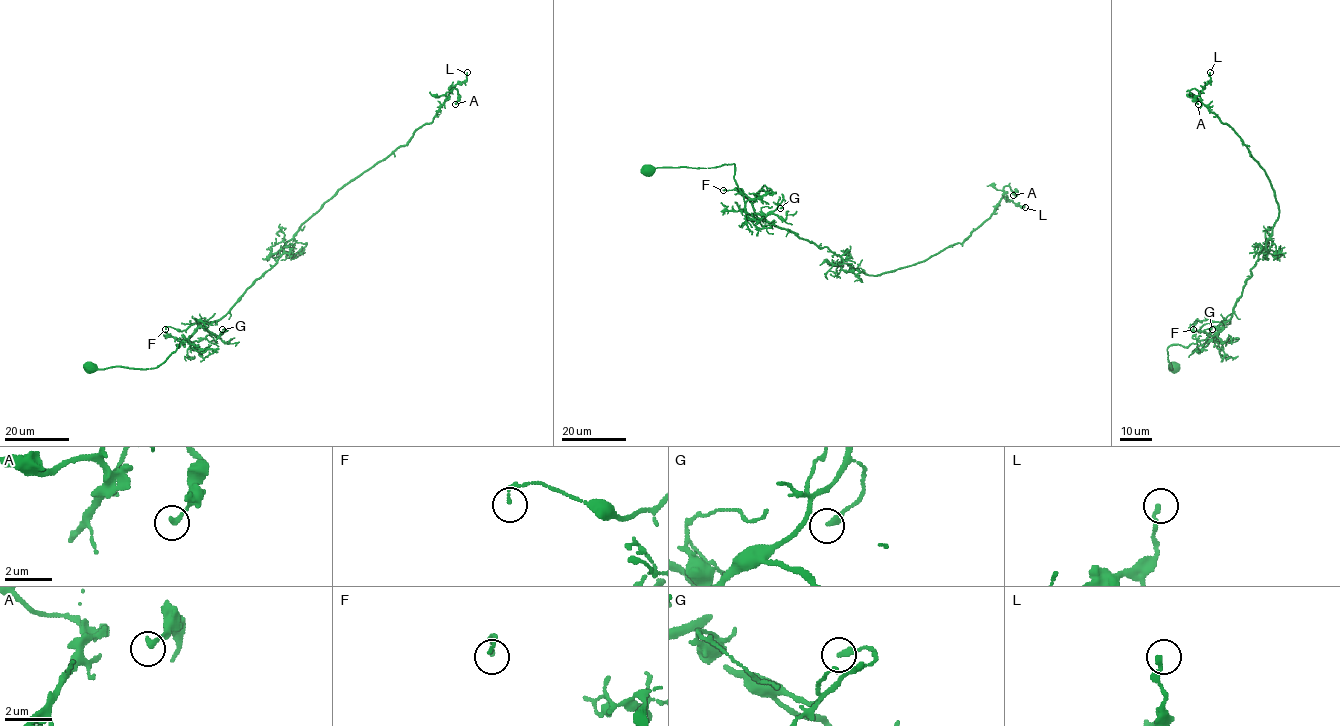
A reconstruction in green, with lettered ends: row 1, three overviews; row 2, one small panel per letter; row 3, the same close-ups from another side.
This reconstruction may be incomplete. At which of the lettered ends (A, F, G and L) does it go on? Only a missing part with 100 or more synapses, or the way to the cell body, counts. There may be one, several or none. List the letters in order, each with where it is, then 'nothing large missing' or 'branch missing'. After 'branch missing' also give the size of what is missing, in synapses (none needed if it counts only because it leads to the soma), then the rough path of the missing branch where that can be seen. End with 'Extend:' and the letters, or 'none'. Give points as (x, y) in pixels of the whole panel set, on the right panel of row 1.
A: at (1198, 104); nothing large missing
F: at (1193, 329); nothing large missing
G: at (1212, 329); nothing large missing
L: at (1210, 72); nothing large missing
Extend: none

